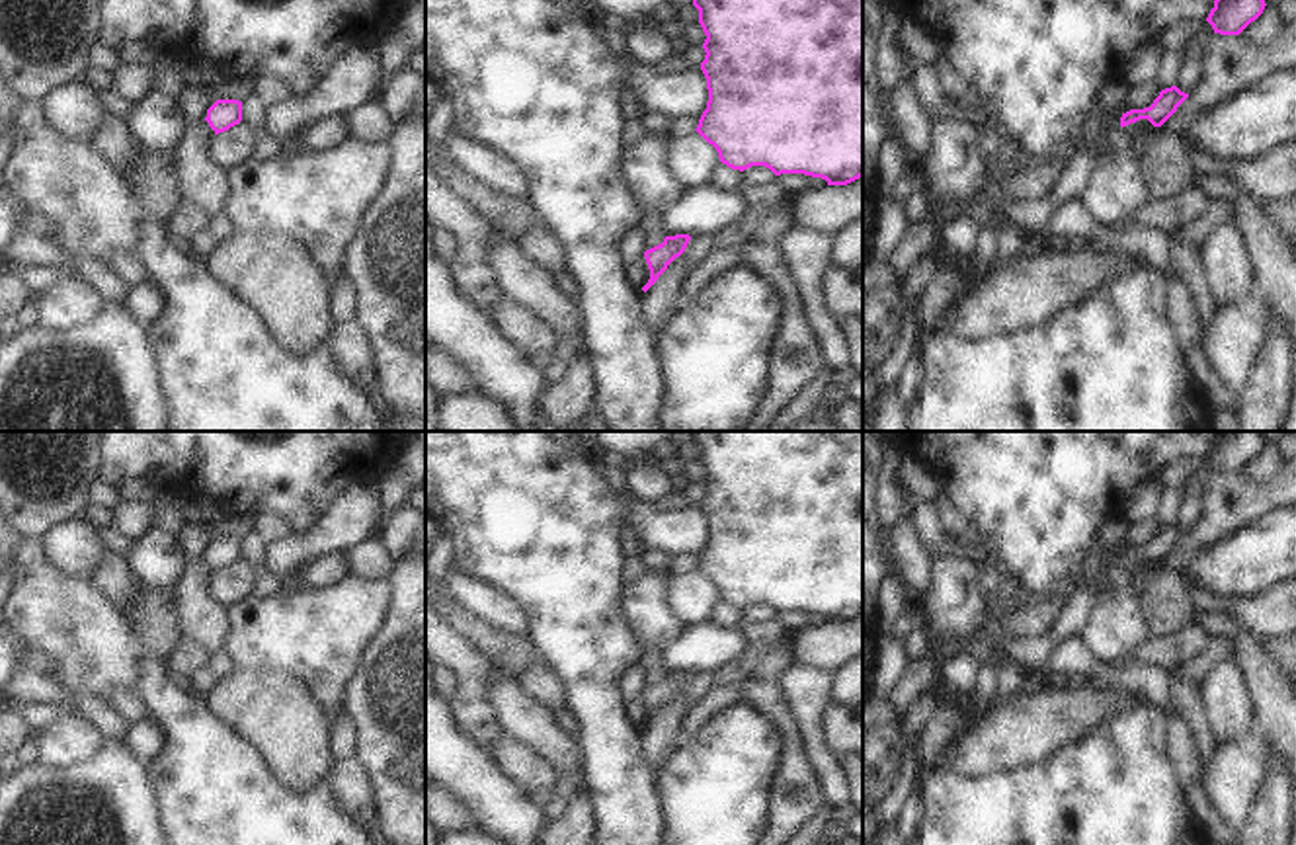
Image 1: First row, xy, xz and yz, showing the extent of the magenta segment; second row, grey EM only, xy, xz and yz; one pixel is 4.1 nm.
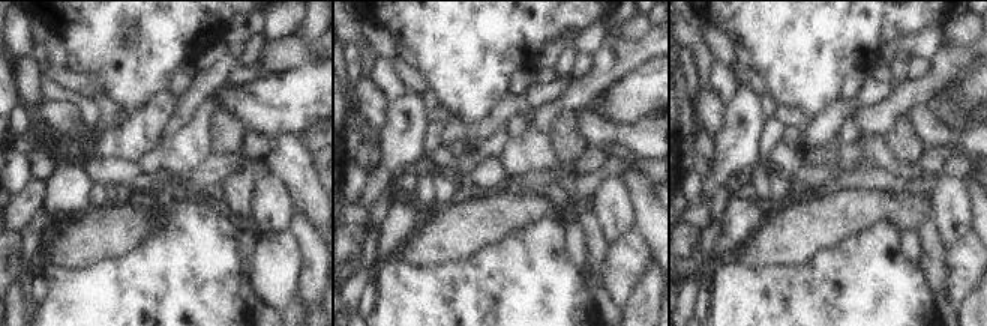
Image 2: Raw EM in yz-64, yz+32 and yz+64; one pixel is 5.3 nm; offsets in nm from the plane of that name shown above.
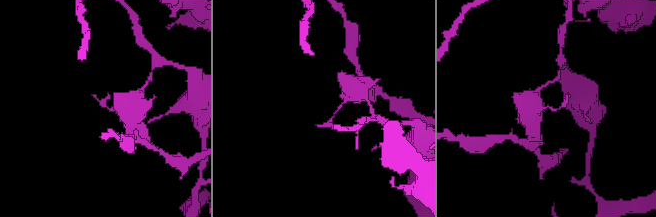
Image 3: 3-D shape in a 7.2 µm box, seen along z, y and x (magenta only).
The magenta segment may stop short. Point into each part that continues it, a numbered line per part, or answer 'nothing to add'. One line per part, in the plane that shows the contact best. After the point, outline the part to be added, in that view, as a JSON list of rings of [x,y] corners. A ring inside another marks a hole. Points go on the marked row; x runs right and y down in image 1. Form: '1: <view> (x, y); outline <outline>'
nothing to add

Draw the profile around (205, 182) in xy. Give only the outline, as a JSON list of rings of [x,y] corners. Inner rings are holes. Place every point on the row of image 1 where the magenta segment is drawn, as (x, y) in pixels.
[[[207,121],[193,125],[176,152],[185,201],[201,205],[211,215],[226,213],[232,197],[230,172],[213,156],[215,131]]]

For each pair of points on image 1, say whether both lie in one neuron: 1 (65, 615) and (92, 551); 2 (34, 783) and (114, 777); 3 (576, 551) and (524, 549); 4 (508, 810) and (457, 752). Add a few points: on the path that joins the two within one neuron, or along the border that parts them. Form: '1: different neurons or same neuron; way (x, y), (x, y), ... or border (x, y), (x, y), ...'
1: different neurons; border (45, 549), (65, 570), (92, 580)
2: same neuron; way (53, 783), (94, 781)
3: same neuron; way (563, 551), (537, 549)
4: same neuron; way (494, 797), (467, 765)

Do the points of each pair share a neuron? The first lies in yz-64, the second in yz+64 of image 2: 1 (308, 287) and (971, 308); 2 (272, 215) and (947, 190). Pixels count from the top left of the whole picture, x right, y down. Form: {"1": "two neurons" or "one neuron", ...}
{"1": "one neuron", "2": "one neuron"}

